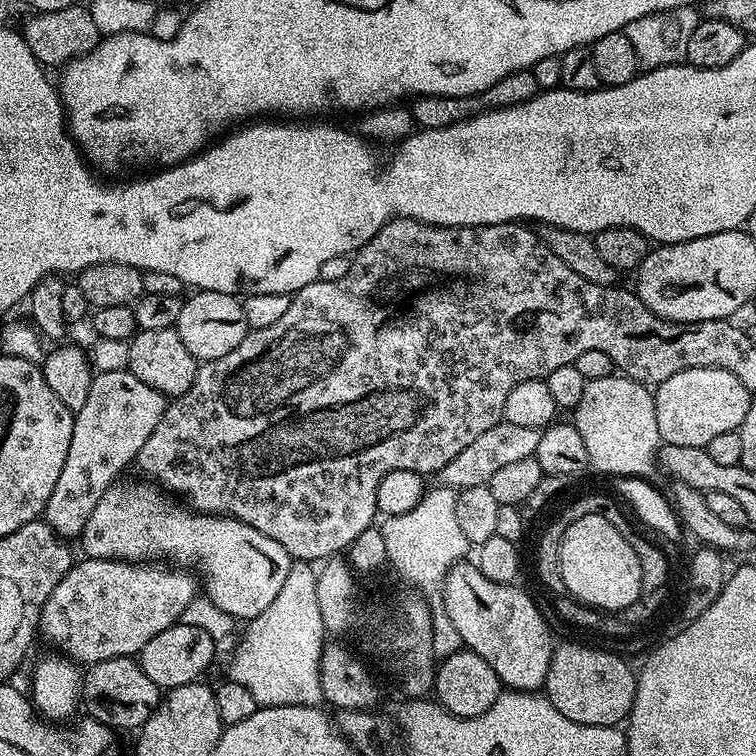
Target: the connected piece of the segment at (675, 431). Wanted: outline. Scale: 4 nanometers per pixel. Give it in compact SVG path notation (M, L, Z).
M695 368L694 370L682 370L678 374L674 374L670 378L666 378L666 382L655 385L654 395L656 399L656 414L658 422L658 434L661 441L665 444L673 444L674 446L694 446L695 448L707 448L708 443L717 436L717 434L726 434L734 432L742 426L742 418L746 418L746 410L750 410L750 406L754 403L753 393L746 390L746 386L742 386L742 382L738 382L738 378L734 378L734 374L730 374L730 370L718 370L717 368Z

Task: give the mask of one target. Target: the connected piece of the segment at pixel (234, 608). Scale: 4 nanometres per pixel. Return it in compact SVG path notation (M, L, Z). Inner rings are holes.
M117 482L106 490L106 494L102 494L102 498L98 498L98 506L94 506L94 514L90 514L90 522L86 522L86 526L80 531L80 535L78 537L78 543L84 547L83 555L87 557L87 559L156 562L163 558L165 561L171 562L176 566L192 566L188 564L201 564L201 566L204 567L204 580L202 576L203 595L207 596L210 602L214 602L214 606L218 606L220 610L226 610L226 614L230 614L233 621L236 622L240 622L240 620L241 622L252 620L258 614L262 614L262 610L266 610L266 606L270 606L270 602L274 602L274 597L277 596L278 590L282 590L282 582L286 582L286 574L290 574L290 570L294 563L291 554L286 550L282 550L282 546L278 546L278 542L274 542L274 538L266 538L266 534L262 534L258 530L254 530L254 526L250 526L241 520L235 520L232 516L213 516L202 512L193 512L191 508L185 506L183 503L169 498L159 487L151 486L146 482L142 483L144 484L123 484L123 482ZM143 532L148 535L148 548L128 548L128 543L130 543L131 540L138 539Z

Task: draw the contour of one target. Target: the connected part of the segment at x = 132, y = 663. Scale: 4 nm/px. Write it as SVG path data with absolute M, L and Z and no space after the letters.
M119 656L87 665L82 676L82 708L91 719L102 722L107 728L133 728L139 730L150 718L150 714L159 704L162 689L154 682L146 670L142 670L139 659Z

